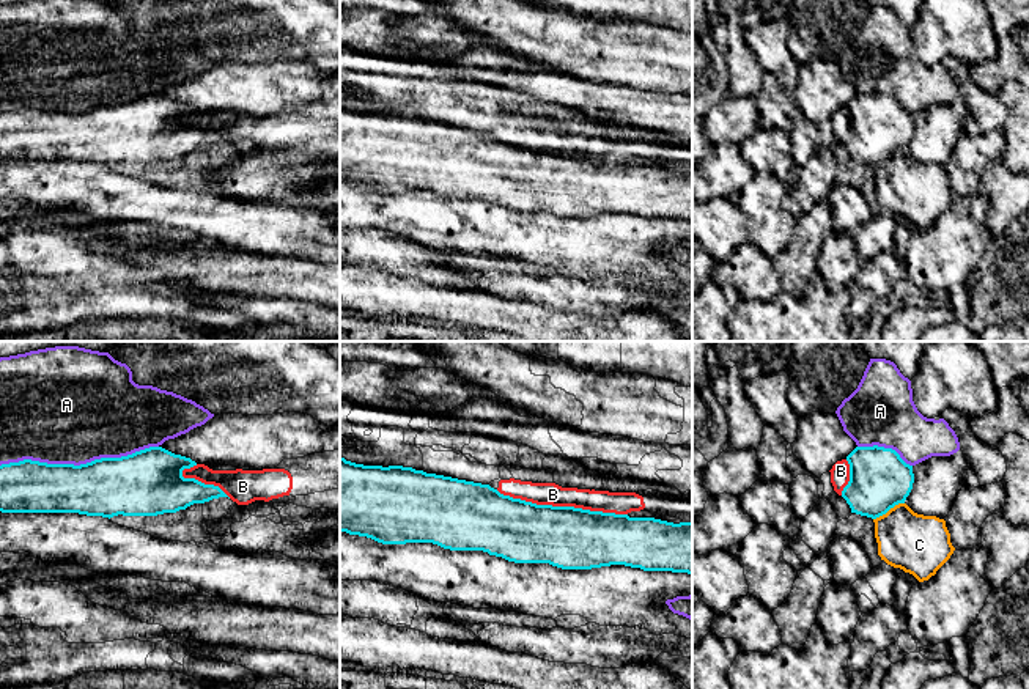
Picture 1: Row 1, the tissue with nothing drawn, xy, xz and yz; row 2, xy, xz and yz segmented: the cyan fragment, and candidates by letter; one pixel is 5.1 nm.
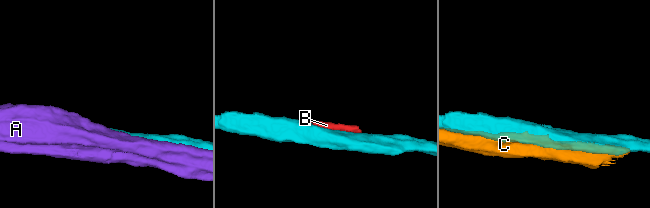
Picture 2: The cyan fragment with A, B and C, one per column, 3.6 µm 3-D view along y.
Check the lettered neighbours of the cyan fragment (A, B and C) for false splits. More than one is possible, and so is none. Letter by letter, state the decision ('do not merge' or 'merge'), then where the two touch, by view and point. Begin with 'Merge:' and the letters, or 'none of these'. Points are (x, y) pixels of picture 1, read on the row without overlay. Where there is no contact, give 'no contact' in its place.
Merge: none of these
A: do not merge; meets cyan in xy at (81, 112)
B: do not merge; meets cyan in xz at (562, 154)
C: do not merge; meets cyan in yz at (888, 158)

